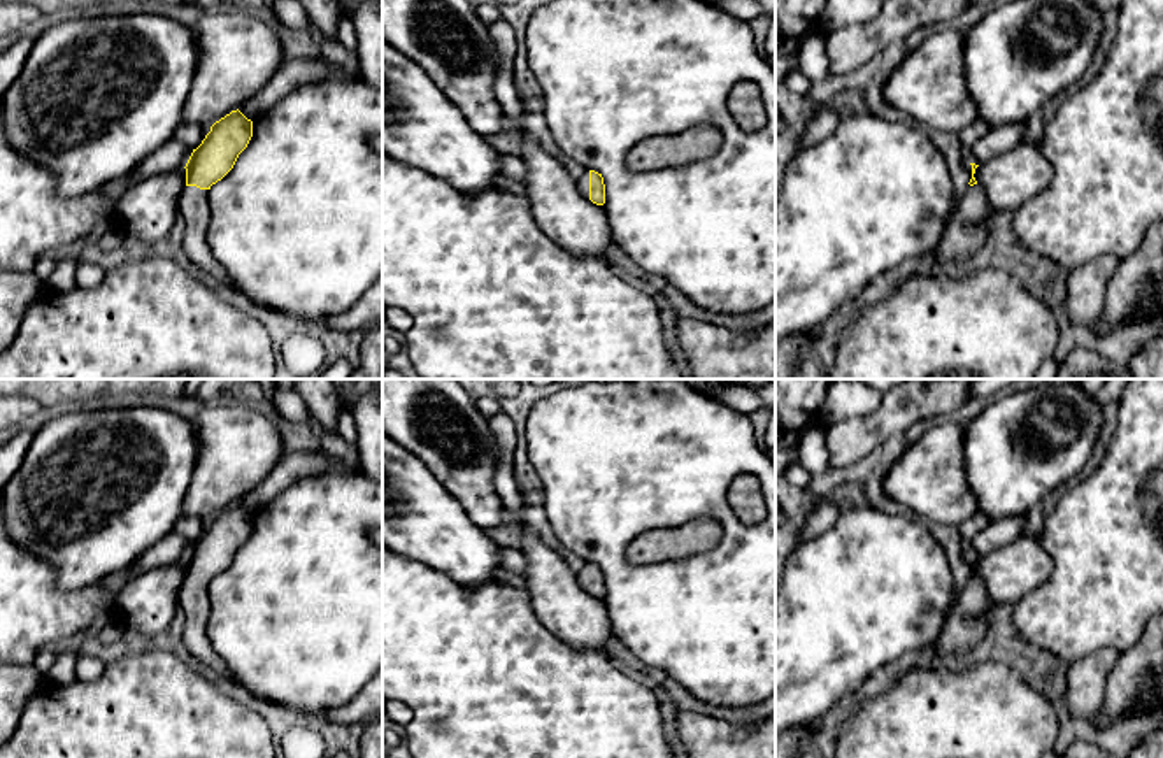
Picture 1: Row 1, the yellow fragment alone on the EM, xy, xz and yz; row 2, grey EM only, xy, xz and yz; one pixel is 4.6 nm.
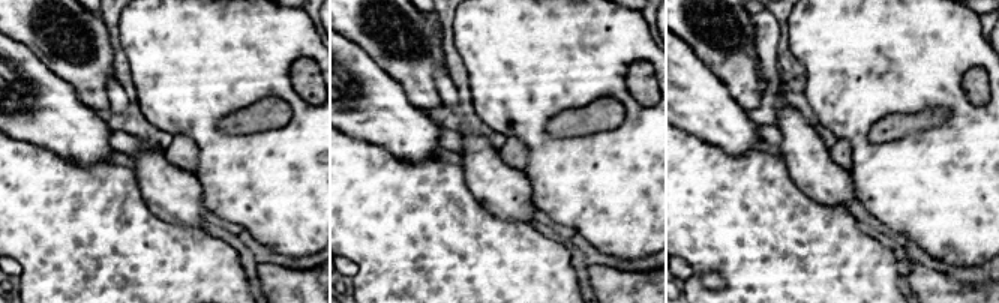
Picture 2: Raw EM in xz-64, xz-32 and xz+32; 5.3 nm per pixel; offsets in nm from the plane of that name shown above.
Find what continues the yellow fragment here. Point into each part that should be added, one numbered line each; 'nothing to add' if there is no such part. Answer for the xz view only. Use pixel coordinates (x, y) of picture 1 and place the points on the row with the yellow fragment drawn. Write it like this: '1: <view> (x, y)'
1: xz (583, 183)

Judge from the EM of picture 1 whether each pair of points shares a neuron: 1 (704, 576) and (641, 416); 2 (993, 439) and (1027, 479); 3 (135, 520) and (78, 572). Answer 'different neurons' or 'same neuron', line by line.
1: same neuron
2: same neuron
3: same neuron

